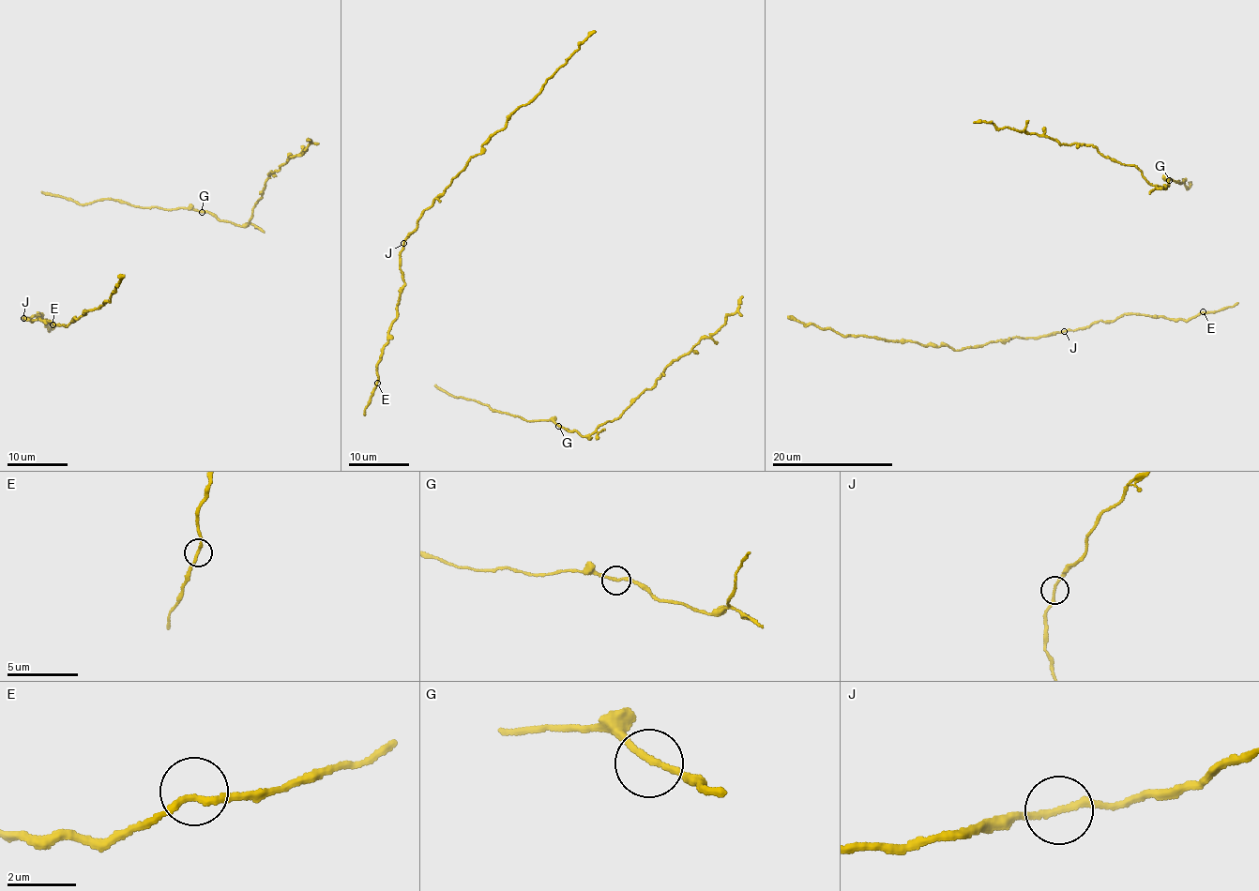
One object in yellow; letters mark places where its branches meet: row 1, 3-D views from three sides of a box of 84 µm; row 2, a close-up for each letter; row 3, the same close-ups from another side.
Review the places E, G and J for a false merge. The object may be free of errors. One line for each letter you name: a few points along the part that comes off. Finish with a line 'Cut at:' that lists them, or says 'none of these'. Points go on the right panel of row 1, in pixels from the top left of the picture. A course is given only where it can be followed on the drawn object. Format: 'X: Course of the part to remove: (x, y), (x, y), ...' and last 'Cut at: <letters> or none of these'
J: Course of the part to remove: (1065, 331), (1042, 337), (1000, 339), (973, 347), (953, 349), (911, 340), (841, 335), (787, 316)
Cut at: J

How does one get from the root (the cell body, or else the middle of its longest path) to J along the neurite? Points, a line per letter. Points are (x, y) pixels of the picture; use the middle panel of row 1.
J: (377, 383), (377, 361), (386, 341), (388, 326), (396, 317), (399, 292), (404, 284), (400, 270), (403, 244)

